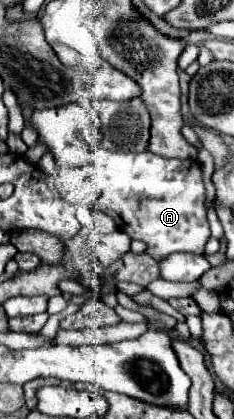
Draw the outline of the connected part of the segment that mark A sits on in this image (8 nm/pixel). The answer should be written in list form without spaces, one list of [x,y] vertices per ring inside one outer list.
[[[92,97],[90,101],[83,101],[82,106],[81,103],[74,102],[62,105],[58,109],[34,111],[34,115],[32,115],[32,125],[36,127],[38,137],[48,145],[48,151],[54,153],[56,165],[60,169],[60,173],[54,177],[56,191],[60,193],[60,197],[66,197],[72,203],[74,215],[90,215],[98,233],[124,231],[126,235],[130,235],[130,239],[144,241],[146,253],[156,261],[162,261],[168,255],[180,253],[180,251],[190,251],[190,253],[202,255],[204,245],[210,239],[210,227],[208,227],[206,207],[204,207],[204,183],[202,183],[200,165],[196,161],[164,159],[150,151],[122,153],[122,151],[102,149],[100,147],[102,146],[102,131],[100,131],[102,119],[98,118],[100,101],[107,100]]]

